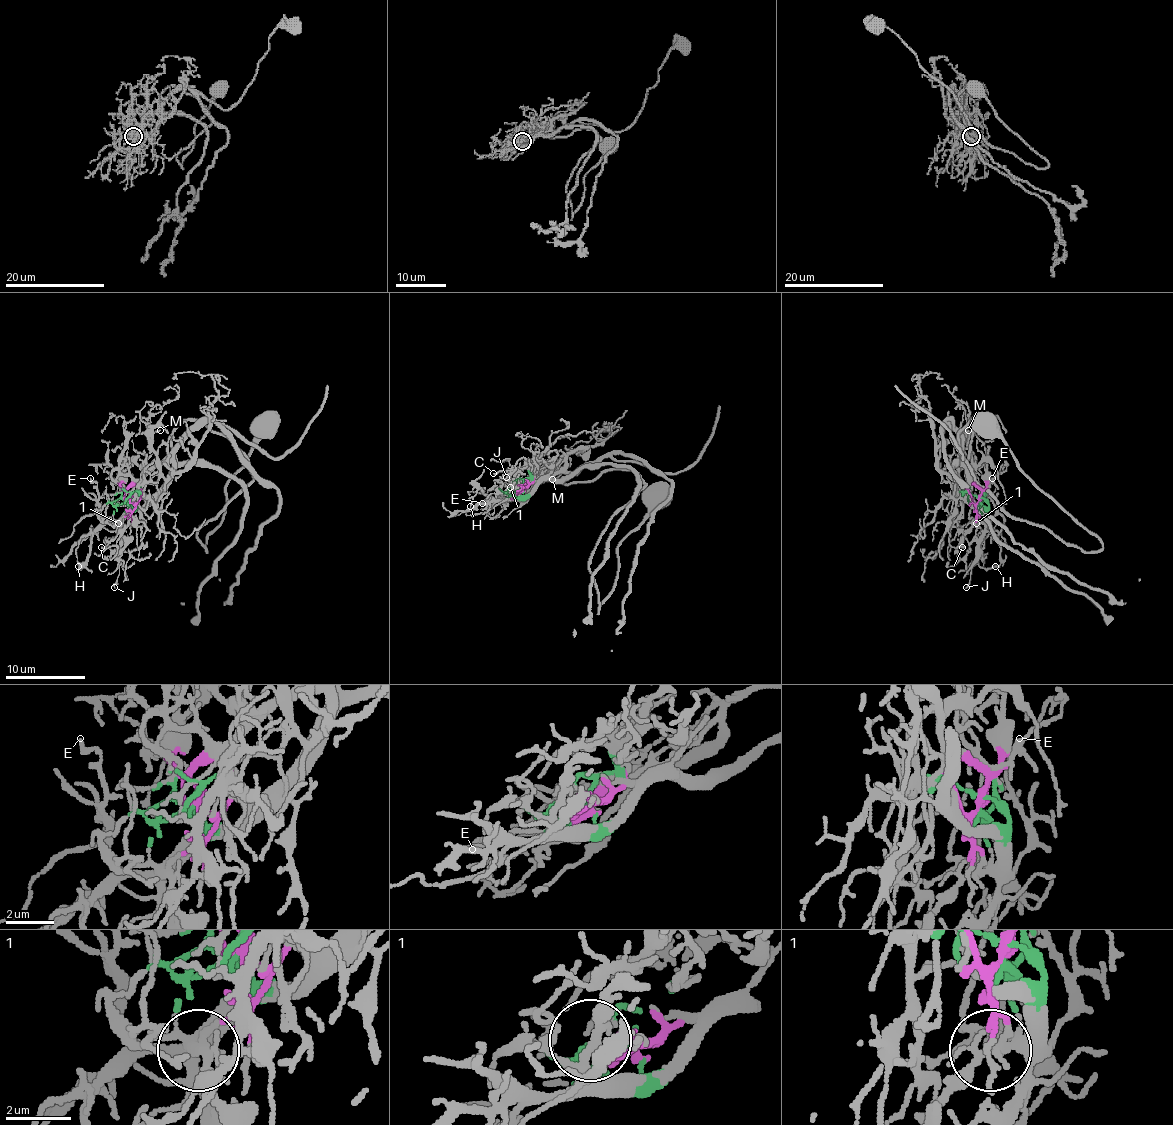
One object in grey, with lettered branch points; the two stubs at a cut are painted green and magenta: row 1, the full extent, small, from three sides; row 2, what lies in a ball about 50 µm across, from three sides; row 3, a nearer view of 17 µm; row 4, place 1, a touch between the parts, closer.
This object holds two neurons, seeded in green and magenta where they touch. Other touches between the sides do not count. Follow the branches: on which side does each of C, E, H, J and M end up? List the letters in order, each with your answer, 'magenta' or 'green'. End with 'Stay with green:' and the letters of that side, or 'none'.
C: green
E: green
H: green
J: green
M: magenta
Stay with green: C, E, H, J

